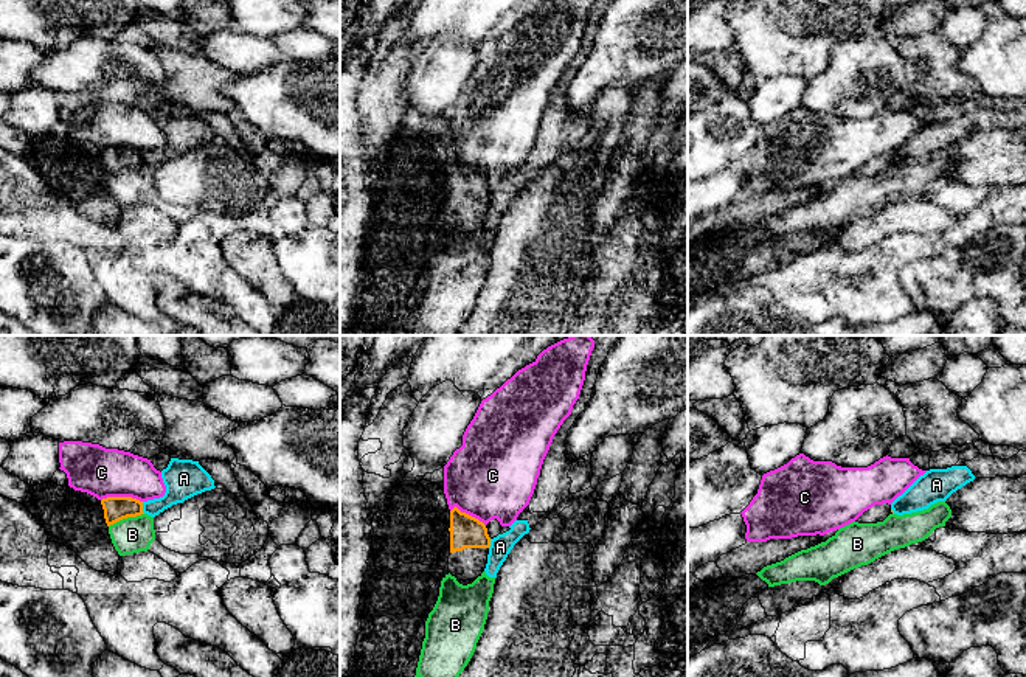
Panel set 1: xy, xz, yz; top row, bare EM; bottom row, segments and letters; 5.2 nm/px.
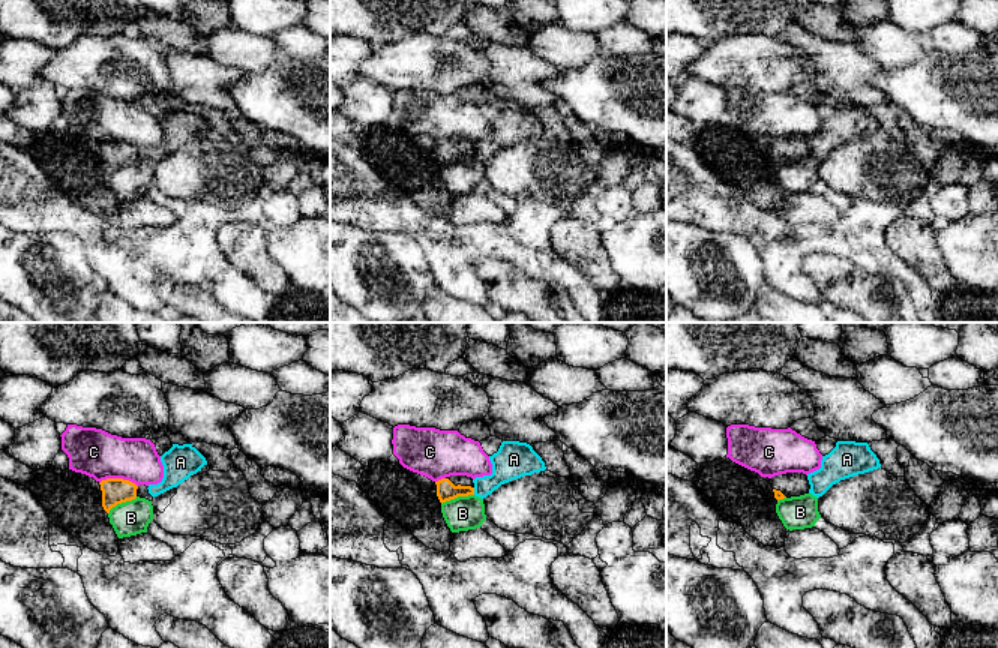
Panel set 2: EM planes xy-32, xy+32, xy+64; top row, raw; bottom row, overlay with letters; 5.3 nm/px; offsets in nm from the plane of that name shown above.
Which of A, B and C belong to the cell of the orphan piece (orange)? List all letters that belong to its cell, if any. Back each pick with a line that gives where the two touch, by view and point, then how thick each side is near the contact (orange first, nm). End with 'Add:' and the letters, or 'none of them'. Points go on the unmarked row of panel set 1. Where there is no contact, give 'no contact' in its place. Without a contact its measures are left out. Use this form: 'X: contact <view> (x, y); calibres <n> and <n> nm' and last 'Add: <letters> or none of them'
Add: none of them

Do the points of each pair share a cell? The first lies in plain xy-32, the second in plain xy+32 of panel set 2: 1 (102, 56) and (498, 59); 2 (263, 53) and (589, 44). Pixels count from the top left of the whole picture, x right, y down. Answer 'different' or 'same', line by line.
1: different
2: same

